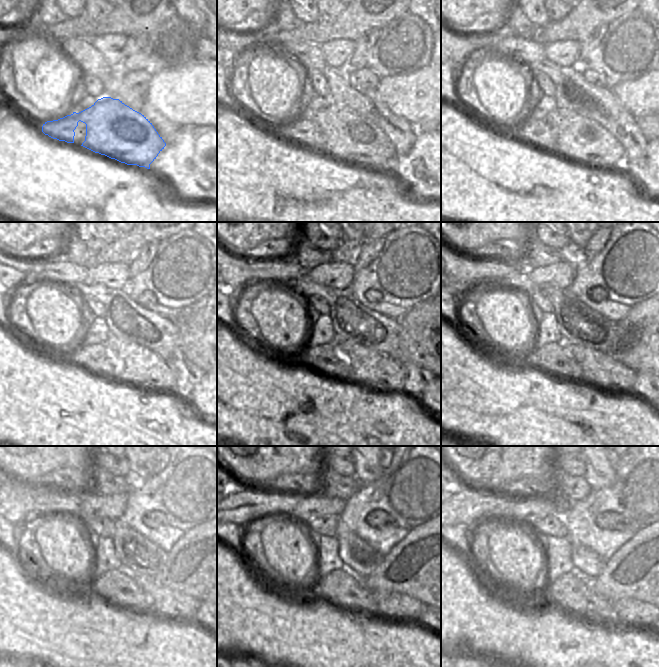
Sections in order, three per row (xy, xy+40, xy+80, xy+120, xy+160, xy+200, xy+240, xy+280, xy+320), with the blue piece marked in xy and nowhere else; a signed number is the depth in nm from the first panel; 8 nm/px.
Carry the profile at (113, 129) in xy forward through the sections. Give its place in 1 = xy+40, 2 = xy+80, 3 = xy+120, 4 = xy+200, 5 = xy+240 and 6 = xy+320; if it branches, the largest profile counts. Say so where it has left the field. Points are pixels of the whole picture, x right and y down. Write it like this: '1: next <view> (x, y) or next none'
1: next xy+40 (351, 137)
2: next xy+80 (579, 139)
3: next xy+120 (133, 363)
4: next xy+200 (611, 375)
5: next xy+240 (169, 604)
6: next xy+320 (631, 612)

